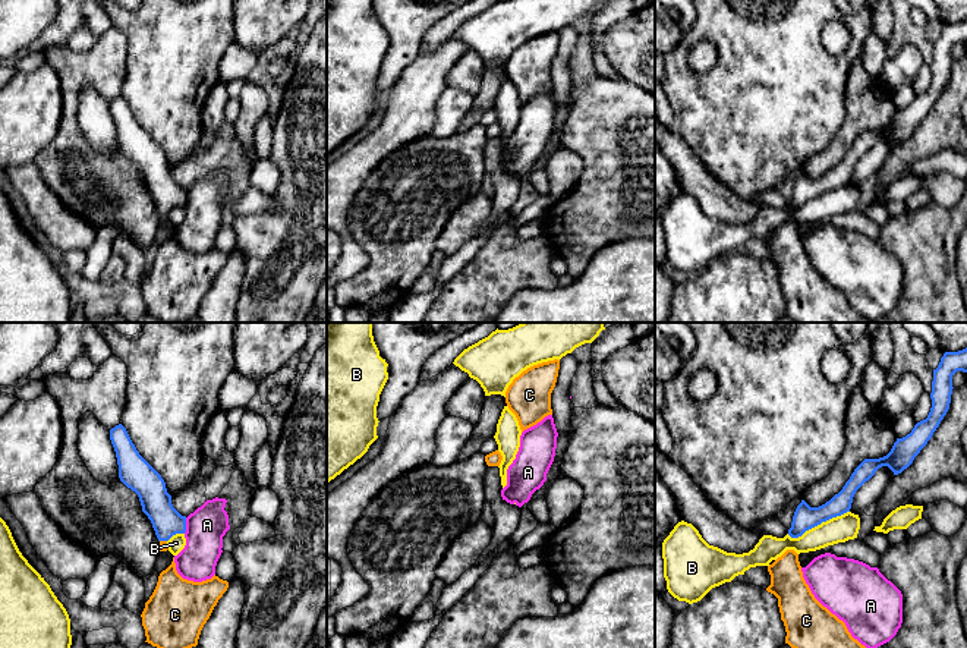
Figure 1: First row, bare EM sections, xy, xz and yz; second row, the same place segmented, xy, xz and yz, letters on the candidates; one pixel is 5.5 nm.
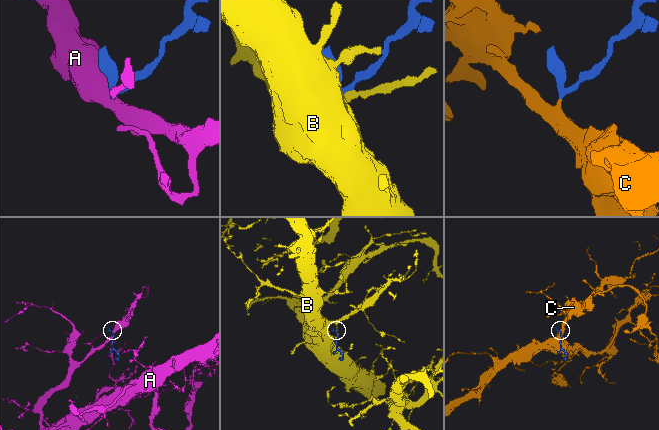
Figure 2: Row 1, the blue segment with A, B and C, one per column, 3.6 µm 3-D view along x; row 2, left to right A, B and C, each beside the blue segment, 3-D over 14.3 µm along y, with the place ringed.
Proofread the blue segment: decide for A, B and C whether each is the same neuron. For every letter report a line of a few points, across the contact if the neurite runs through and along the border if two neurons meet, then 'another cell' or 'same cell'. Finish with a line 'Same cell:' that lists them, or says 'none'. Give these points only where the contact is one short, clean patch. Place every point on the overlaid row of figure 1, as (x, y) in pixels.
A: line xy (186, 518), (186, 529), (183, 532); another cell
B: line yz (849, 510), (822, 521), (797, 537), (787, 534); another cell
C: line xy (156, 502), (163, 515), (163, 540), (163, 544); same cell
Same cell: C

